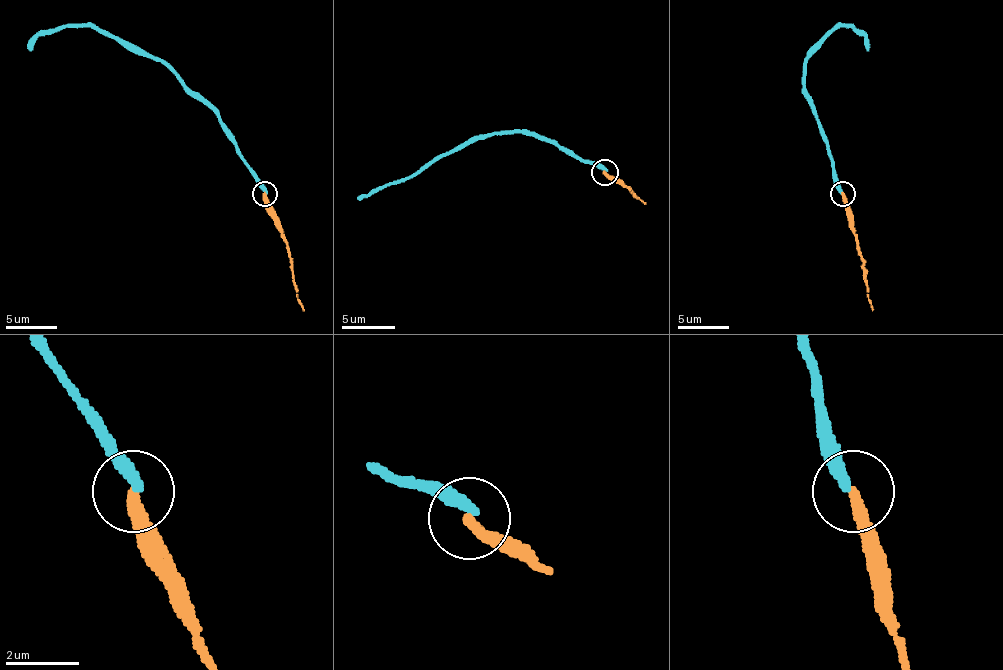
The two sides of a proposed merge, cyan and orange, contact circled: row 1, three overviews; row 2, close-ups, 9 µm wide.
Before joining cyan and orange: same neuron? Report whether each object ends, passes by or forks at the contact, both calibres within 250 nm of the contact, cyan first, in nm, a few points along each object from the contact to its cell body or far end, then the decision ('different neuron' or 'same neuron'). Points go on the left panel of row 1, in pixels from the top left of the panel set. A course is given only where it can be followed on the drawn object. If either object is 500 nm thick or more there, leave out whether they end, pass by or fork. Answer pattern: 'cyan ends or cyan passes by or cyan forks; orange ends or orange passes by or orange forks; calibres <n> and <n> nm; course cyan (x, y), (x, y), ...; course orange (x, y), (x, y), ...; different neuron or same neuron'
cyan ends; orange ends; calibres 340 and 300 nm; course cyan (264, 193), (264, 185), (225, 124), (159, 60), (126, 47), (90, 27), (42, 32), (29, 50); course orange (264, 193), (266, 210), (287, 244), (297, 300), (304, 310); different neuron

